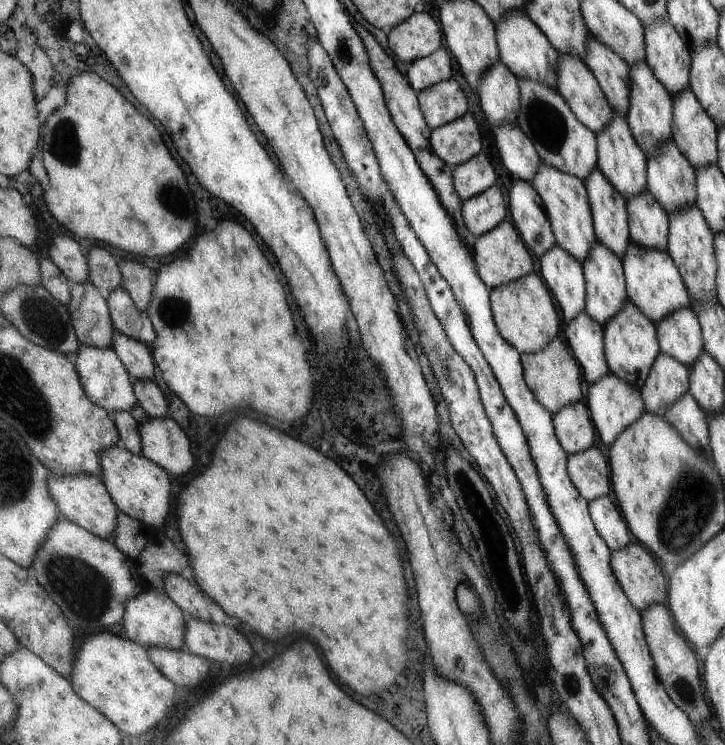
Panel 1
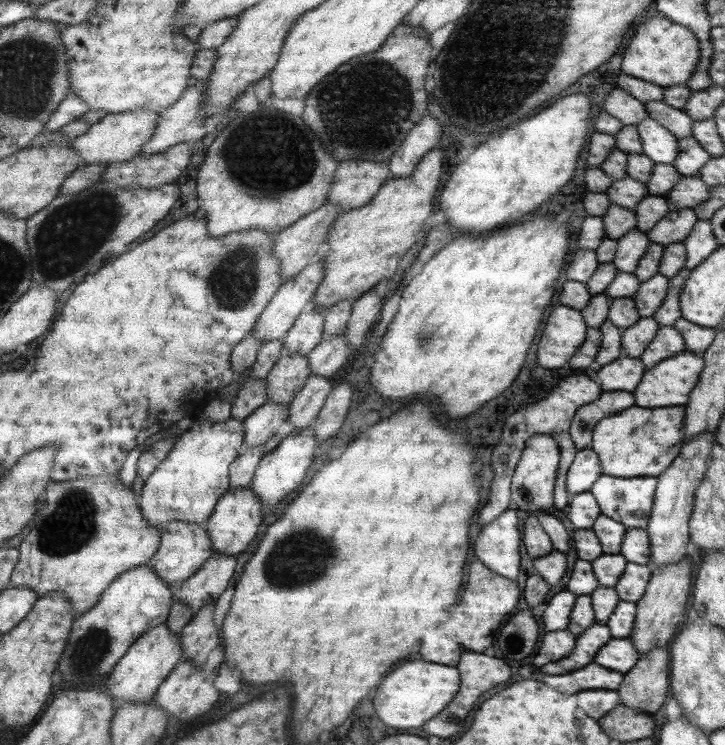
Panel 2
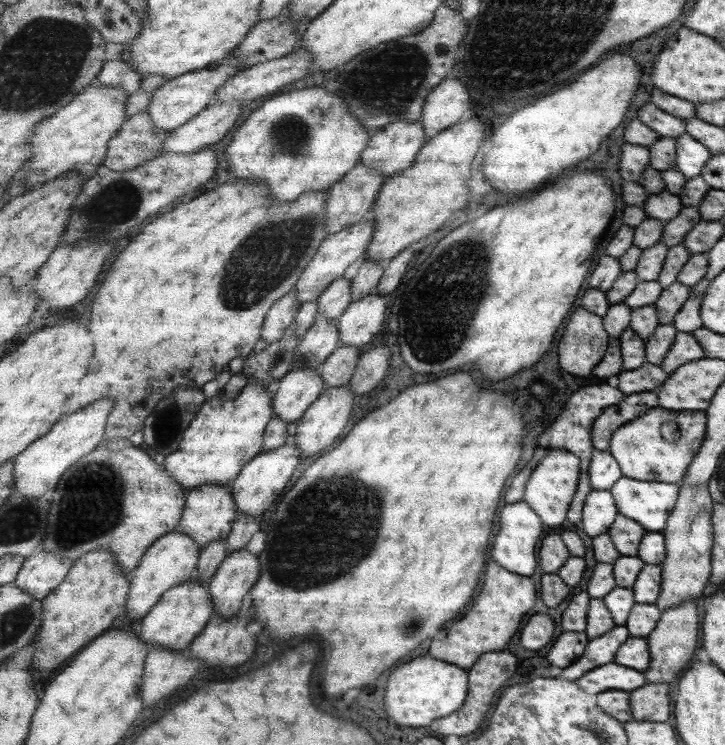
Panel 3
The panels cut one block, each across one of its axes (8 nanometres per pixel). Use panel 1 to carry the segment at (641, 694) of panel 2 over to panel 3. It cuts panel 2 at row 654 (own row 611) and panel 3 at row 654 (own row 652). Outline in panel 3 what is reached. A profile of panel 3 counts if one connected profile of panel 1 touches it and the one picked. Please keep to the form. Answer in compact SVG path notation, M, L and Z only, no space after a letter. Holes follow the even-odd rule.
M696 600L686 601L685 604L663 610L659 624L646 638L650 643L651 651L651 666L643 672L646 682L648 684L670 683L681 676L680 672L686 671L690 660L694 658L698 646L698 634L700 634L700 616L698 616Z

